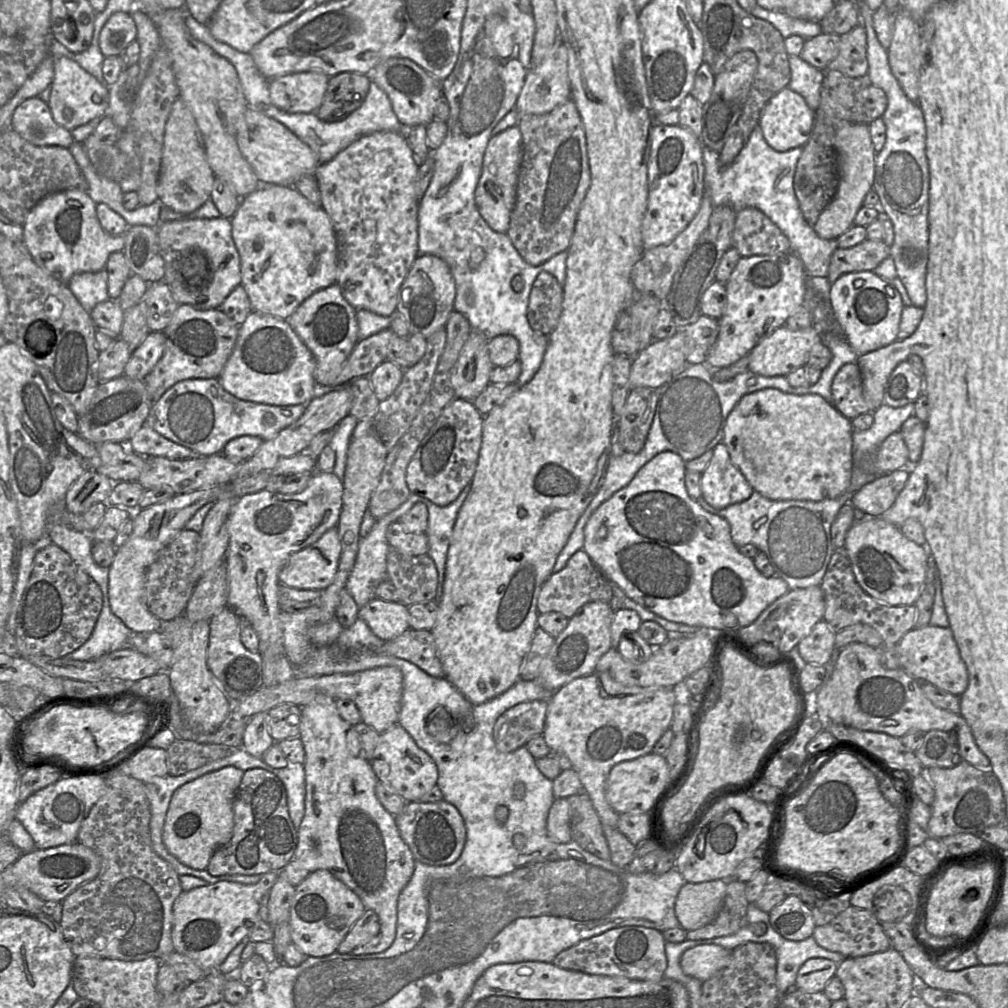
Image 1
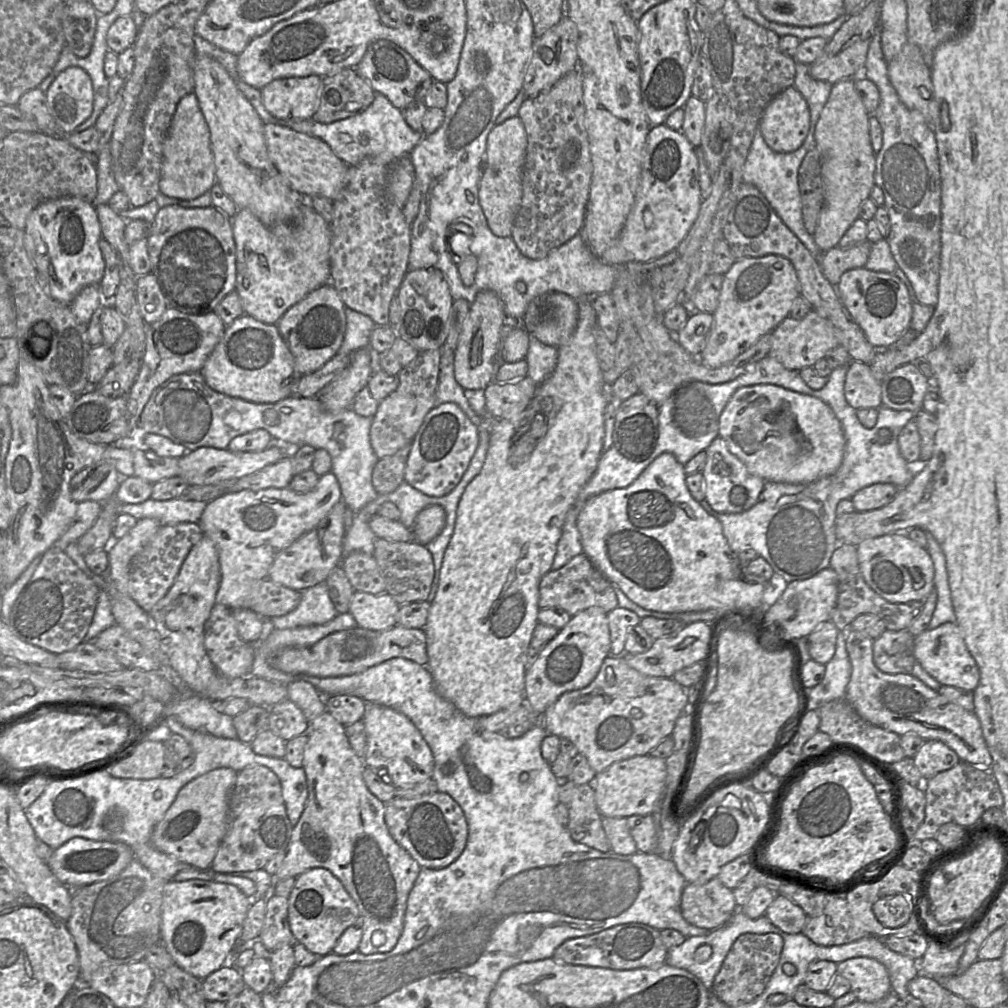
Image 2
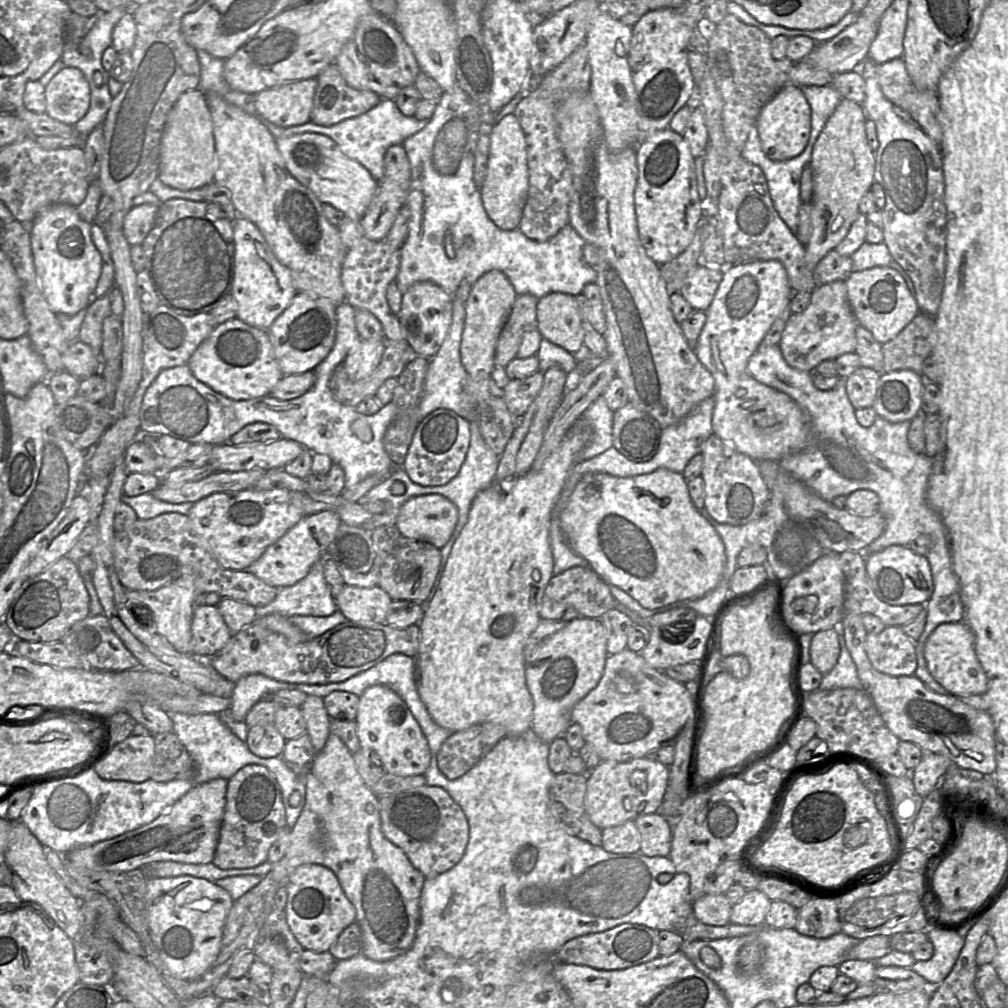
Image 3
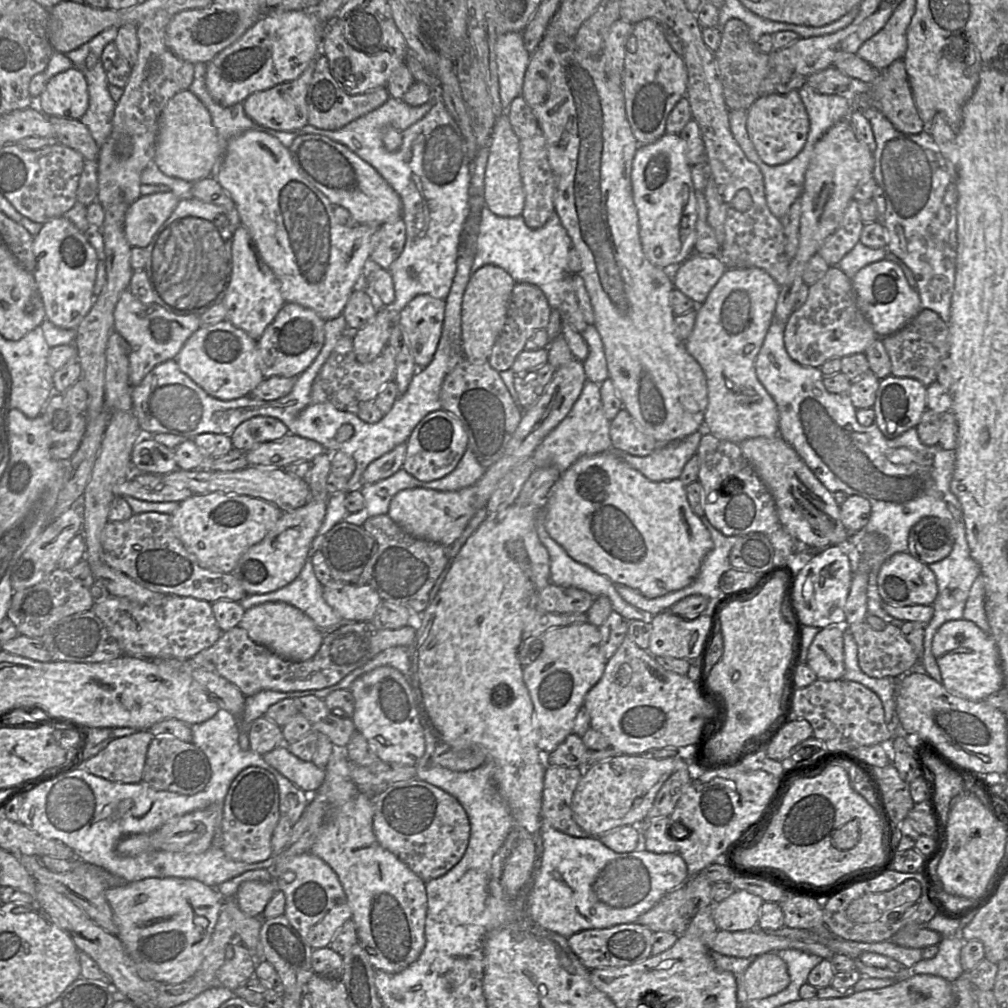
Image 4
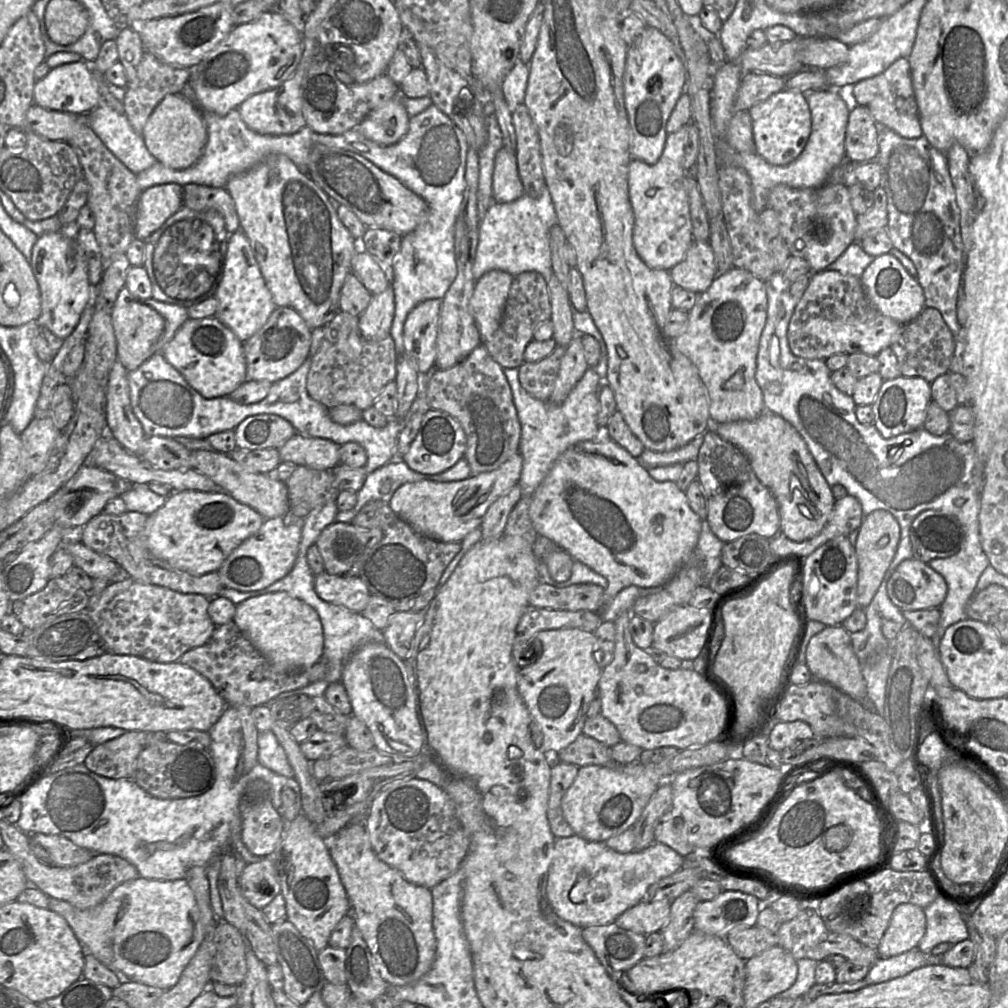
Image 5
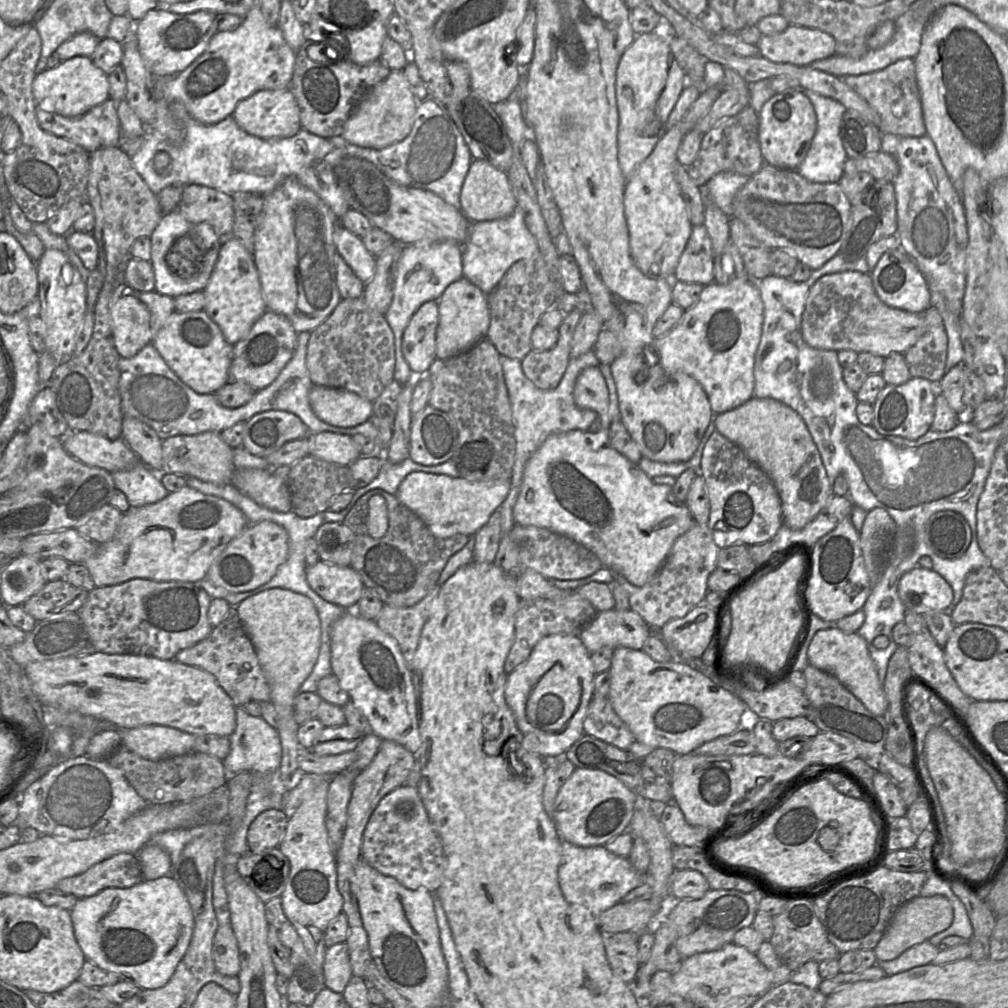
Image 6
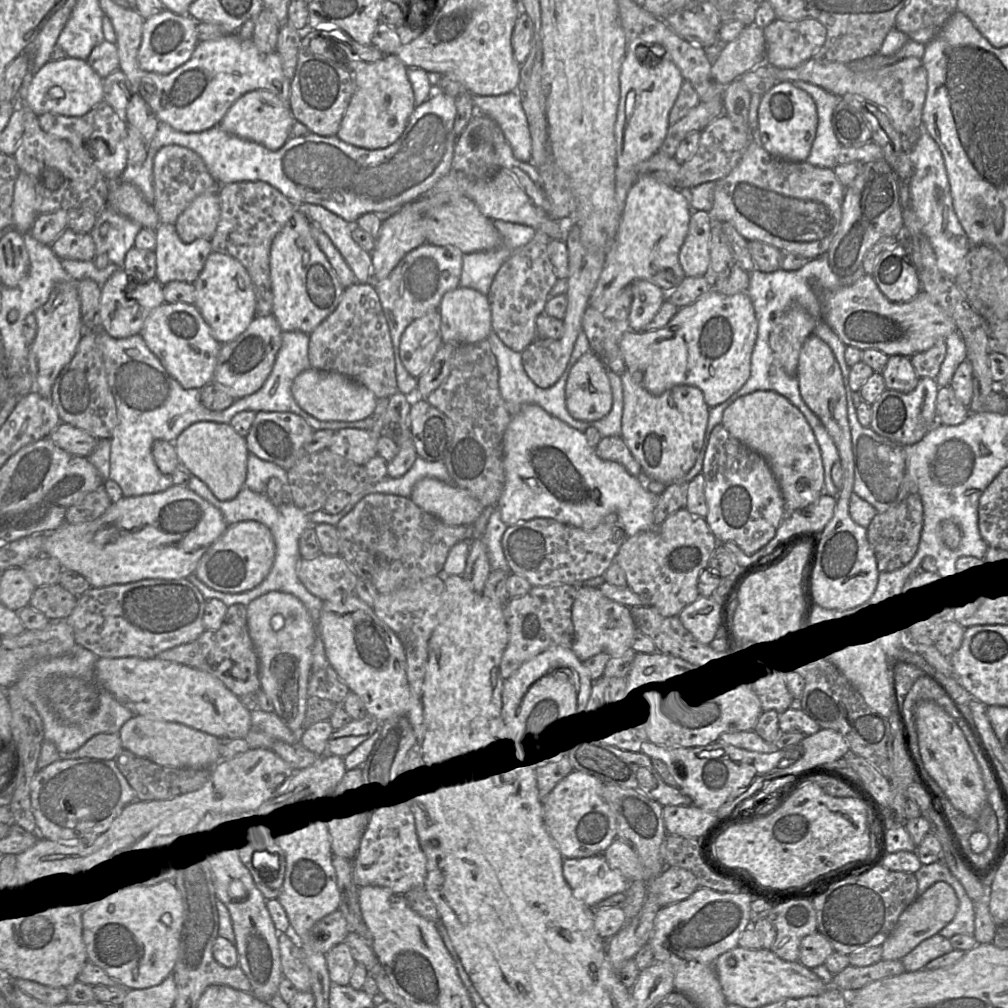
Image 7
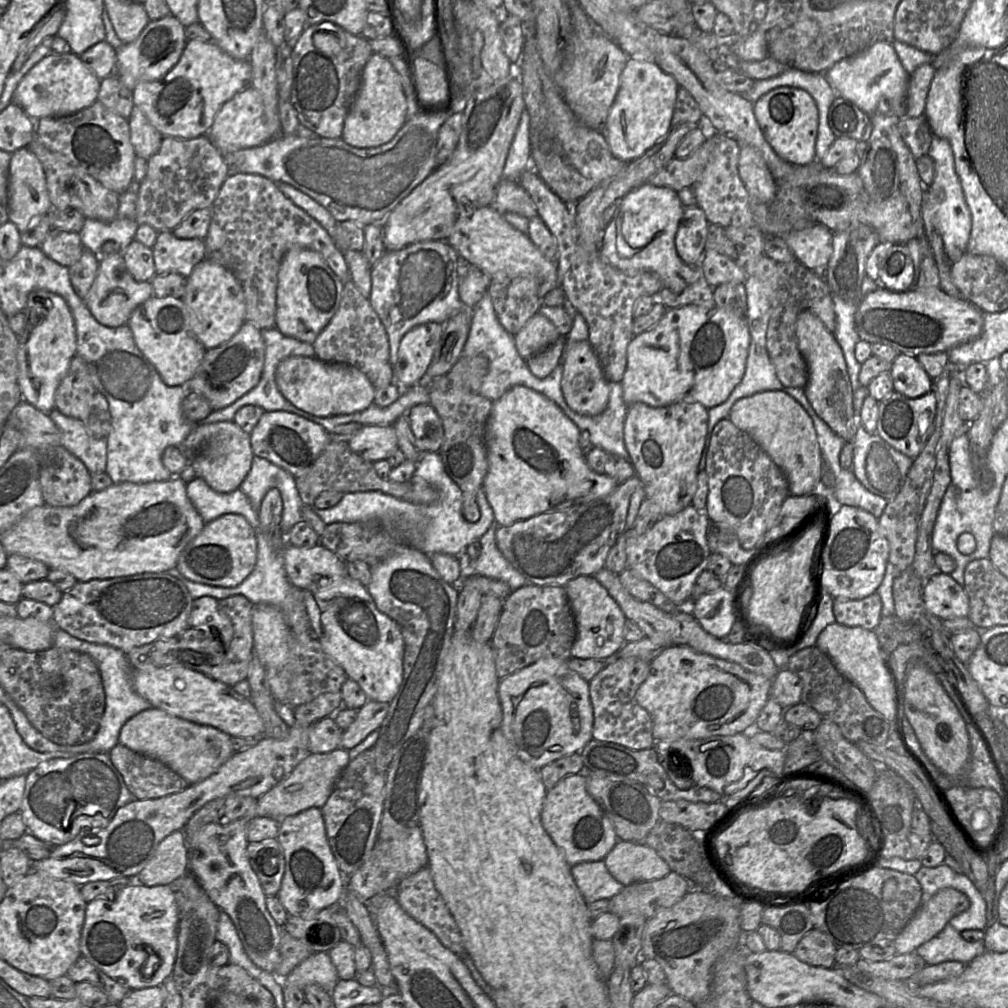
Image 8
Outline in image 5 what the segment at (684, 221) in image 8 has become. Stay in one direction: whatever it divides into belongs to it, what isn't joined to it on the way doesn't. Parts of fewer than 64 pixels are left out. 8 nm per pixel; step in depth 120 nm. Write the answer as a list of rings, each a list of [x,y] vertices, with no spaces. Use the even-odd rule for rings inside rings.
[[[693,241],[684,259],[670,270],[674,286],[702,294],[718,276],[714,252],[709,242]]]

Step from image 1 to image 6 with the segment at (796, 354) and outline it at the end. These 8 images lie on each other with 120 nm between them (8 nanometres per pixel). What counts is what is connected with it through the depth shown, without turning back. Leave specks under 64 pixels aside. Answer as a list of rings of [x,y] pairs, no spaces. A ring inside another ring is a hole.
[[[843,271],[819,278],[810,288],[801,320],[803,340],[811,347],[821,350],[853,350],[870,352],[887,357],[891,353],[904,354],[925,332],[923,313],[912,313],[884,304],[877,296],[870,273]]]

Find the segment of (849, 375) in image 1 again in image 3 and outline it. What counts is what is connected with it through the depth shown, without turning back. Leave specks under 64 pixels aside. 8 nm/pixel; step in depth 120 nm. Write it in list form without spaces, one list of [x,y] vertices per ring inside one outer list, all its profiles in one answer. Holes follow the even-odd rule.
[[[861,366],[844,380],[847,396],[856,410],[874,407],[880,377],[880,372]]]

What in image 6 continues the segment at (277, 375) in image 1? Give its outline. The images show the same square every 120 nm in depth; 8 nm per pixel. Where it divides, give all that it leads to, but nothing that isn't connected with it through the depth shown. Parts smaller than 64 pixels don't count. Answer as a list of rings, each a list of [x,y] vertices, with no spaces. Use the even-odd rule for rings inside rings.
[[[174,311],[152,344],[180,380],[198,394],[214,394],[230,381],[232,347],[205,311]]]

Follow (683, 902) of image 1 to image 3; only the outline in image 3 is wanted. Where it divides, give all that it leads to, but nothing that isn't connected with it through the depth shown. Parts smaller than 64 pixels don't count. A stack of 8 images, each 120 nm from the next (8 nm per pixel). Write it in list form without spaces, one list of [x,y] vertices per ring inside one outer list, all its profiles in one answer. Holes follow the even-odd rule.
[[[704,894],[692,903],[695,918],[706,925],[724,926],[730,923],[732,905],[725,894]]]

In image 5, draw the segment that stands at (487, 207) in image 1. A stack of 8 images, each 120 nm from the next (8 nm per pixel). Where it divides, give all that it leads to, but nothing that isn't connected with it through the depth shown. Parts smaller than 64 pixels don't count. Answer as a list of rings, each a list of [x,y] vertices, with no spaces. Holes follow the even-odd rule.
[[[503,146],[494,160],[492,196],[495,203],[509,203],[524,194],[517,168],[516,152]]]

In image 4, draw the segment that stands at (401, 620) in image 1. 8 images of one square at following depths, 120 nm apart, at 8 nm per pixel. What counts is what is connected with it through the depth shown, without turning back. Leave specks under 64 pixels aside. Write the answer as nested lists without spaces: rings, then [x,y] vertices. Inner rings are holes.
[[[332,580],[323,586],[326,603],[346,622],[369,622],[382,600],[368,584]]]

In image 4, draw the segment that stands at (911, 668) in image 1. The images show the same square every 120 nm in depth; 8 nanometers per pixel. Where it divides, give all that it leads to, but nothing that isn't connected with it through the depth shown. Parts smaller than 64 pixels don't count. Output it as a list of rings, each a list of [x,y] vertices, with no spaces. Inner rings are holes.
[[[950,620],[933,637],[932,652],[942,684],[951,693],[973,701],[986,699],[1004,686],[1004,675],[994,639],[969,620]]]

